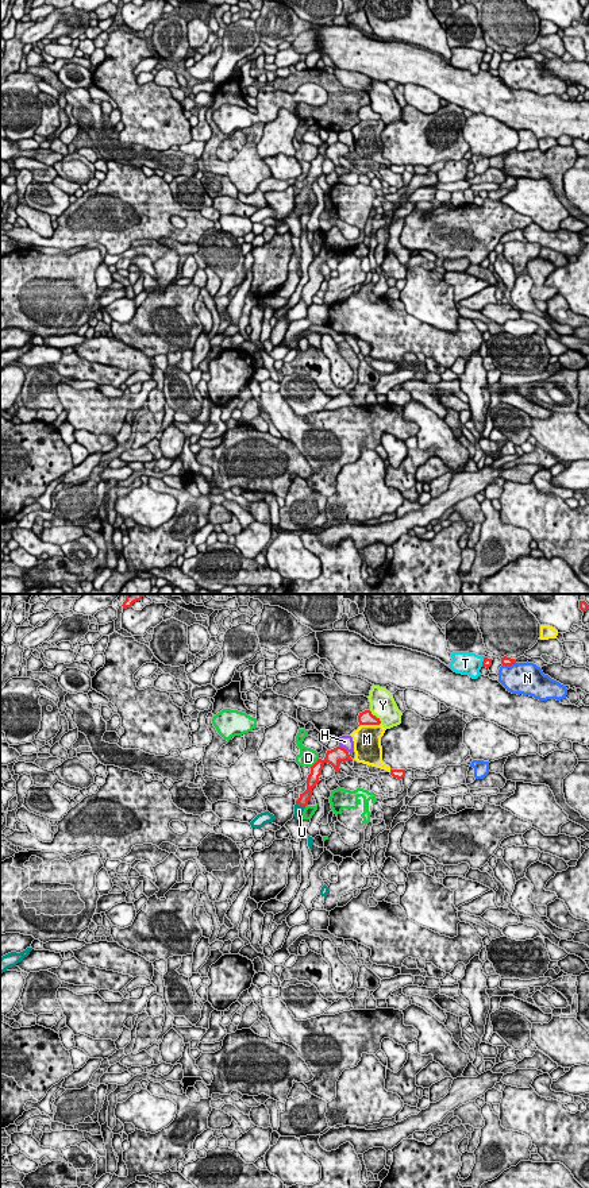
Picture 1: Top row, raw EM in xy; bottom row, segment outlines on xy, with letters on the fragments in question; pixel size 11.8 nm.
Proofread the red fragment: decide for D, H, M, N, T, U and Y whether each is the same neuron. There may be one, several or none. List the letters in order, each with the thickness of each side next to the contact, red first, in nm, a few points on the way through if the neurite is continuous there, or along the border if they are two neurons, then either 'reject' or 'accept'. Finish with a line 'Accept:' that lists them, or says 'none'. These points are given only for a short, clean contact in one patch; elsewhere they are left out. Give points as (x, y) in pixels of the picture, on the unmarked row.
D: 180 nm thick on the red side, 200 nm on the other; reject
H: 180 nm thick on the red side, 160 nm on the other; reject
M: 160 nm thick on the red side, 320 nm on the other; reject
N: 100 nm thick on the red side, 380 nm on the other; reject
T: 100 nm thick on the red side, 280 nm on the other; reject
U: 130 nm thick on the red side, 100 nm on the other; runs through xy (303, 196), (300, 200), (299, 205); accept
Y: 160 nm thick on the red side, 300 nm on the other; reject
Accept: U

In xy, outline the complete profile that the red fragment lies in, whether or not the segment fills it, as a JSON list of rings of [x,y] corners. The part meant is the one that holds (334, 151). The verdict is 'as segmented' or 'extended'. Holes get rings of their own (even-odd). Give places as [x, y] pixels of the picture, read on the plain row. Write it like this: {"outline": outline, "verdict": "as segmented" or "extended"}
{"outline": [[[336,142],[331,146],[327,146],[326,153],[323,155],[317,154],[317,157],[311,162],[311,169],[307,173],[307,185],[300,189],[300,193],[296,196],[293,212],[297,212],[301,217],[303,207],[308,200],[309,193],[312,192],[312,184],[320,177],[319,171],[322,170],[323,161],[328,158],[334,162],[335,167],[339,167],[339,158],[346,158],[349,155],[353,154],[350,153],[349,147],[342,142]]], "verdict": "extended"}

